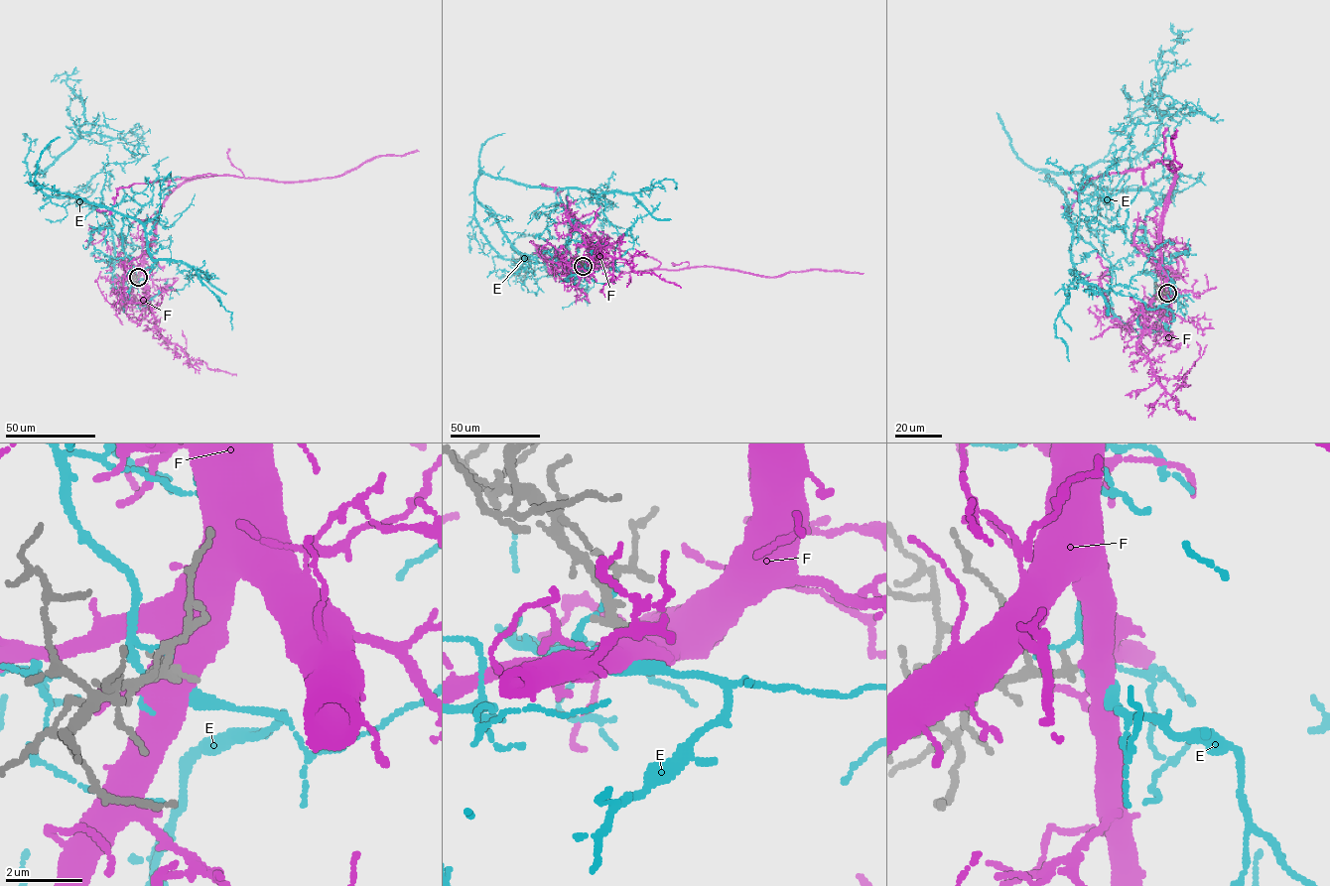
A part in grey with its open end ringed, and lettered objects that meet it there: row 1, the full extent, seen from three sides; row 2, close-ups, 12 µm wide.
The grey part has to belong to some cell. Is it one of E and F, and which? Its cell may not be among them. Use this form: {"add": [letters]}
{"add": ["F"]}

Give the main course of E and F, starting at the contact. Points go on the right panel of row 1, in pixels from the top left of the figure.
E: (1166, 292), (1146, 239), (1151, 192), (1050, 173), (1068, 203), (1072, 272), (1100, 293), (1129, 285), (1173, 243)
F: (1167, 293), (1160, 220), (1173, 184), (1175, 168), (1167, 167), (1180, 165), (1172, 145), (1176, 131)

